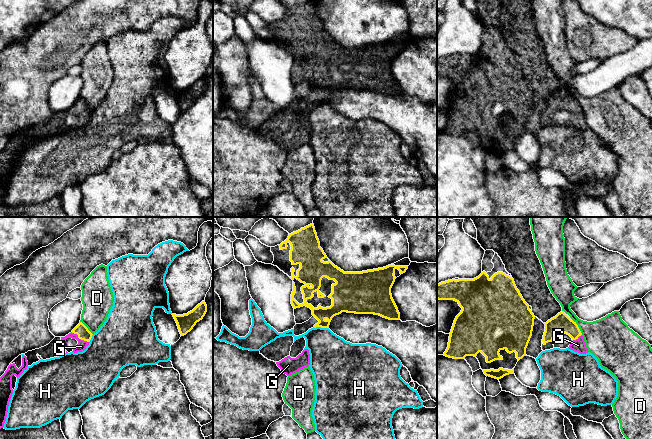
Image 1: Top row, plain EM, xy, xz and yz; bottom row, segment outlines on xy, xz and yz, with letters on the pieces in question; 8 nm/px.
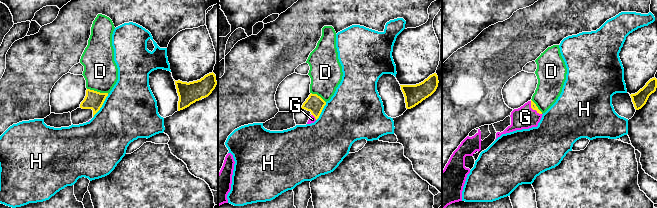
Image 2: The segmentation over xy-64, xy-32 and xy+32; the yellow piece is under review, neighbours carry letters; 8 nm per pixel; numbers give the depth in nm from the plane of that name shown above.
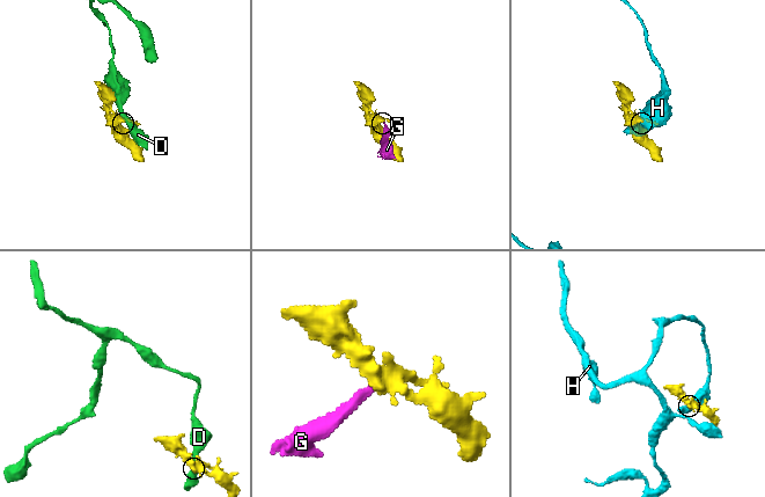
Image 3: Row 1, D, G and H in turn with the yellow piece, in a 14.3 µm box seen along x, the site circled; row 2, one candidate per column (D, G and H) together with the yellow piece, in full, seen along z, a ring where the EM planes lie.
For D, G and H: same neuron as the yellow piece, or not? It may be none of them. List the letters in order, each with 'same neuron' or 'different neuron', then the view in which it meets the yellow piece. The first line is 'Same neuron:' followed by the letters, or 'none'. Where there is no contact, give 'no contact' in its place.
Same neuron: G
D: different neuron; meets yellow in yz
G: same neuron; meets yellow in xy
H: different neuron; meets yellow in xz

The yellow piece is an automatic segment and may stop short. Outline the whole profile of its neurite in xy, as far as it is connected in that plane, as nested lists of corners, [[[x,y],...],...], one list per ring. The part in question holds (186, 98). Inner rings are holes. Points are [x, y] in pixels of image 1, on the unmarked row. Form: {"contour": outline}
{"contour": [[[202,77],[192,87],[188,88],[187,90],[183,91],[172,90],[177,99],[181,112],[184,112],[188,108],[190,108],[196,101],[196,99],[203,95],[206,88],[207,81],[205,77]]]}

